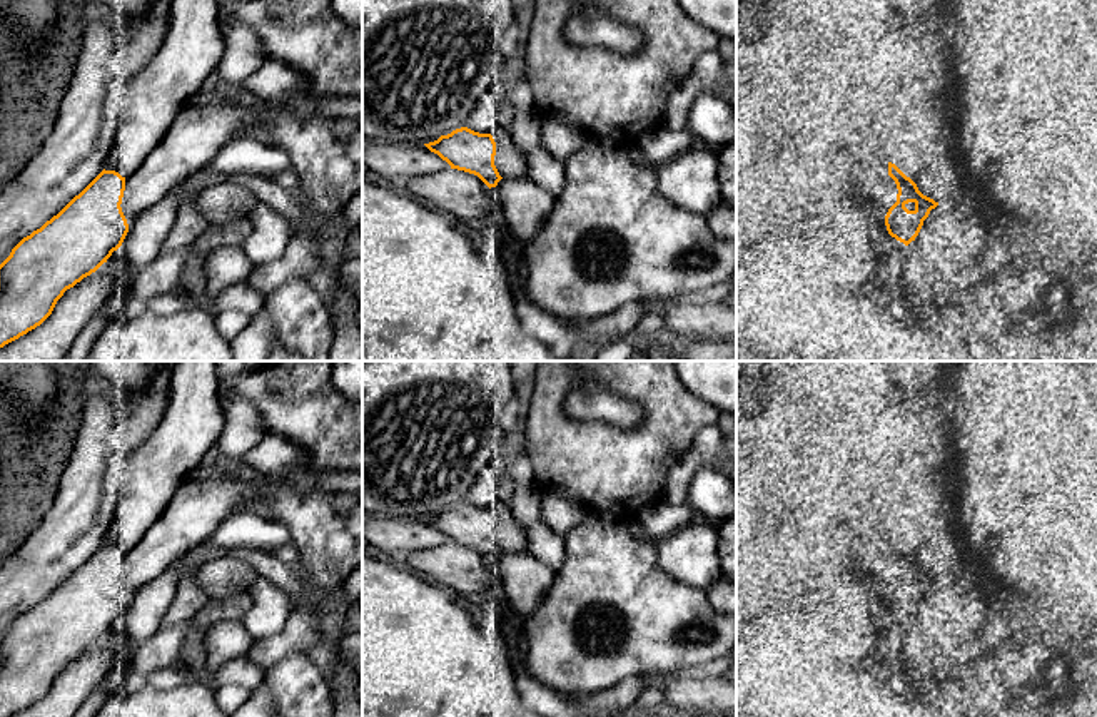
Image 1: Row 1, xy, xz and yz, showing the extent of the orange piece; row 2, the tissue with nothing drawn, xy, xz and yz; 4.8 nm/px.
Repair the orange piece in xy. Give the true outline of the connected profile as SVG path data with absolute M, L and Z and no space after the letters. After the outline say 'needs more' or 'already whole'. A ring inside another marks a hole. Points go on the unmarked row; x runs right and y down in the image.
M237 466L207 478L187 478L177 485L174 496L157 521L145 531L142 540L122 552L115 545L102 545L78 570L75 570L57 590L47 595L40 603L23 612L0 638L0 717L12 717L28 705L40 700L53 685L63 667L95 647L117 625L129 602L152 580L162 575L169 567L189 552L204 545L217 526L234 511L245 510L250 501L262 501L264 478L257 478Z; needs more

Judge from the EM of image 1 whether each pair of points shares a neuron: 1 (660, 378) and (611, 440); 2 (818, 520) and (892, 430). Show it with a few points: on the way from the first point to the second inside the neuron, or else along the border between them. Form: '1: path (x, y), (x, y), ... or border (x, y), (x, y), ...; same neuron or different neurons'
1: path (660, 400), (660, 415), (633, 440); same neuron
2: border (857, 428), (864, 478); different neurons

